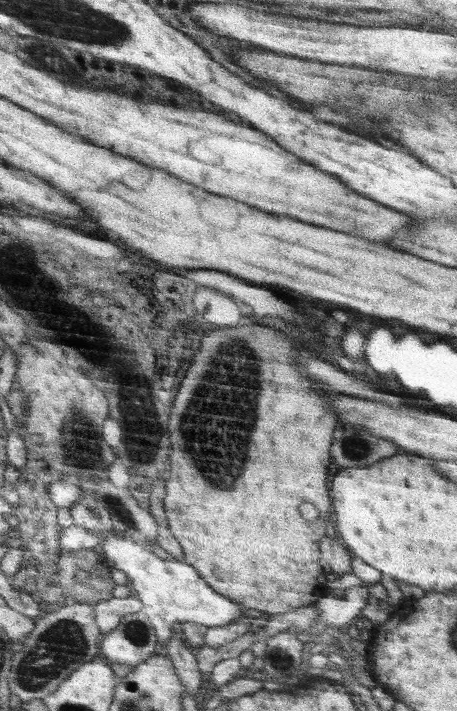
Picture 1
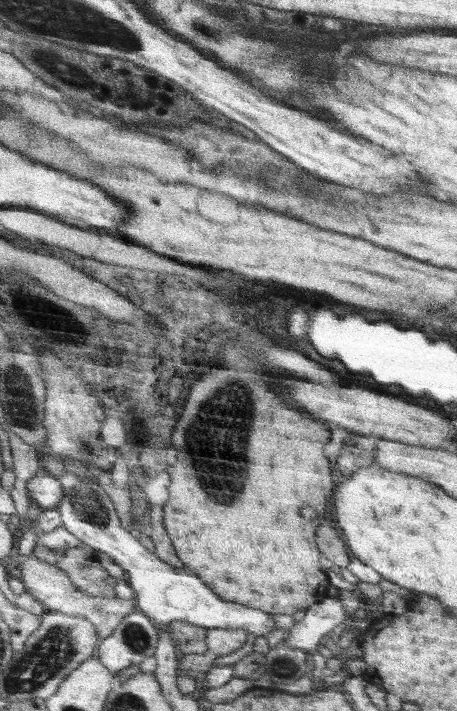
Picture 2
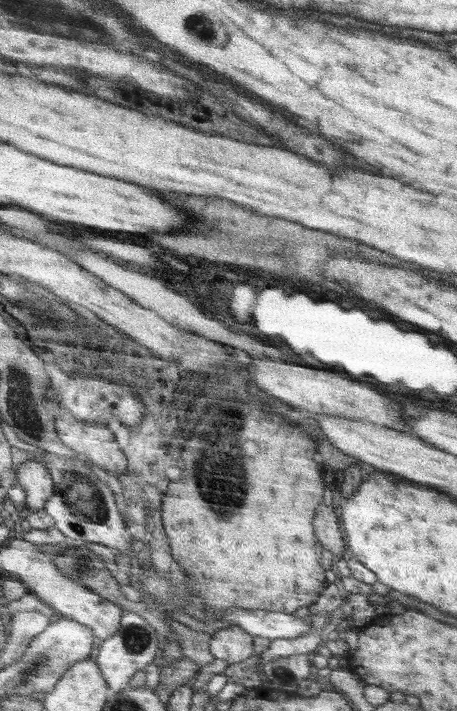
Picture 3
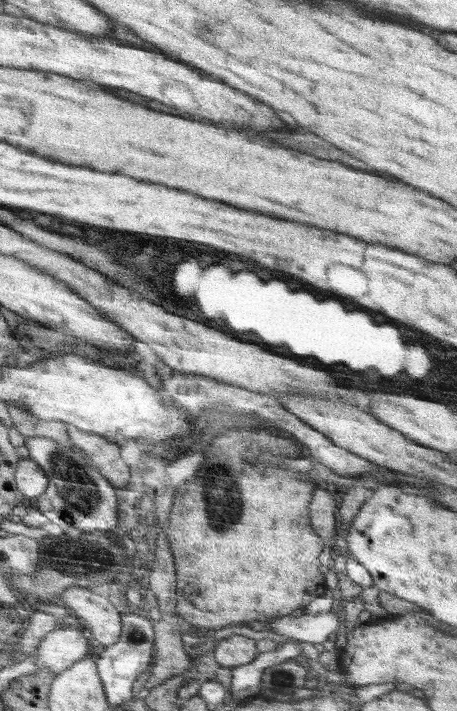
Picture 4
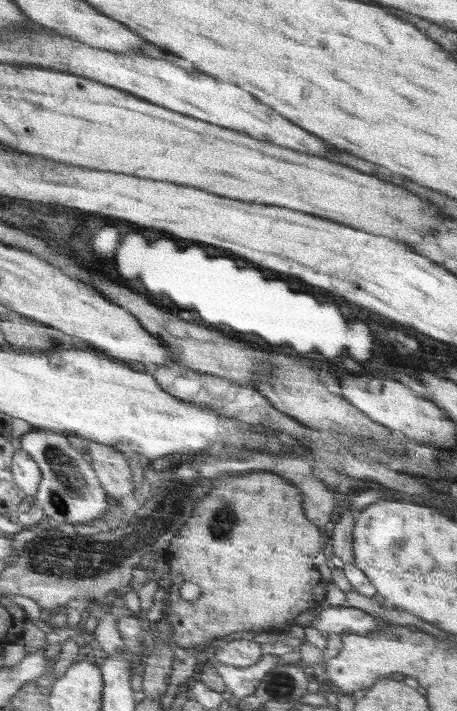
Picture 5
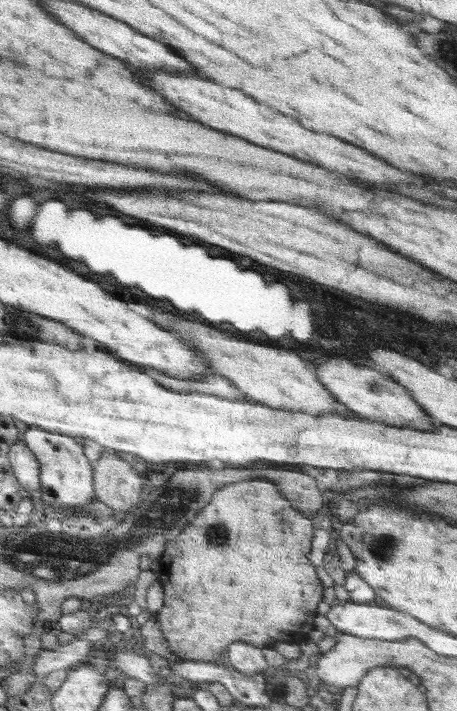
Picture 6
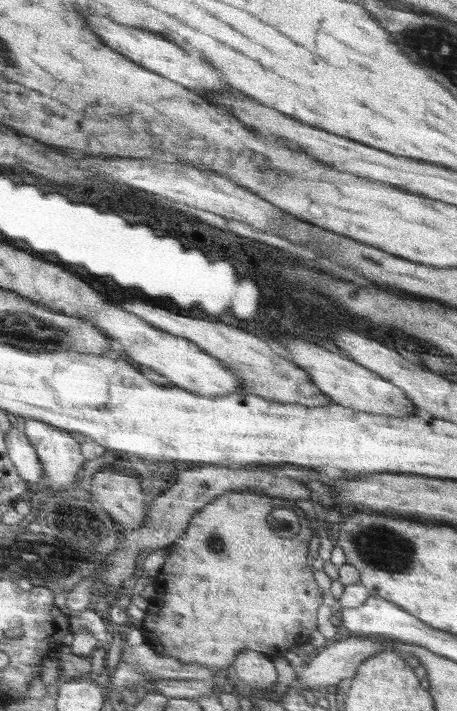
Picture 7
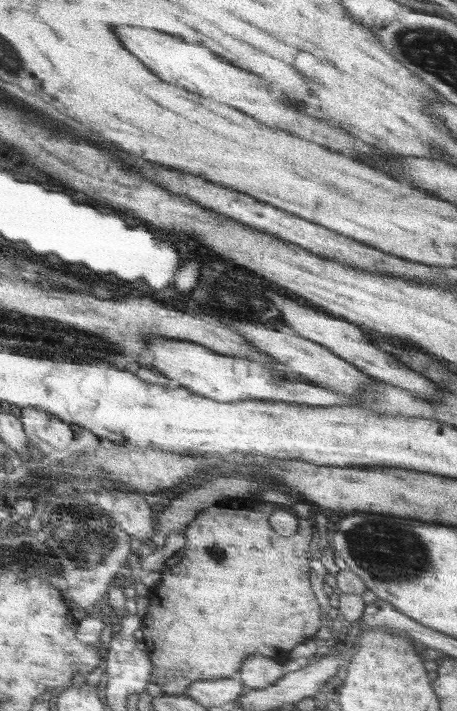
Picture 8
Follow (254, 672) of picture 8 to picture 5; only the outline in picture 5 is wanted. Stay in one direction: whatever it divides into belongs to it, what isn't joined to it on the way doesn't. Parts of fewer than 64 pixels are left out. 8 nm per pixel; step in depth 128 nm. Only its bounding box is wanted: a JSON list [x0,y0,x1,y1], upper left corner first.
[215,639,262,668]

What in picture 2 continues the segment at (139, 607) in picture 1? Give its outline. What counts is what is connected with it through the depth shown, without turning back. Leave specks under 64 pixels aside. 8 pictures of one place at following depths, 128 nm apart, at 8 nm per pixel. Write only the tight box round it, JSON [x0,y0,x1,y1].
[14,554,139,638]

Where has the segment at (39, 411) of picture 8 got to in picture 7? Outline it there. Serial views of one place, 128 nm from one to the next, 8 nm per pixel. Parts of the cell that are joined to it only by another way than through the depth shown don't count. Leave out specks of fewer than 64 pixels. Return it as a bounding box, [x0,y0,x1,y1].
[25,418,87,490]

